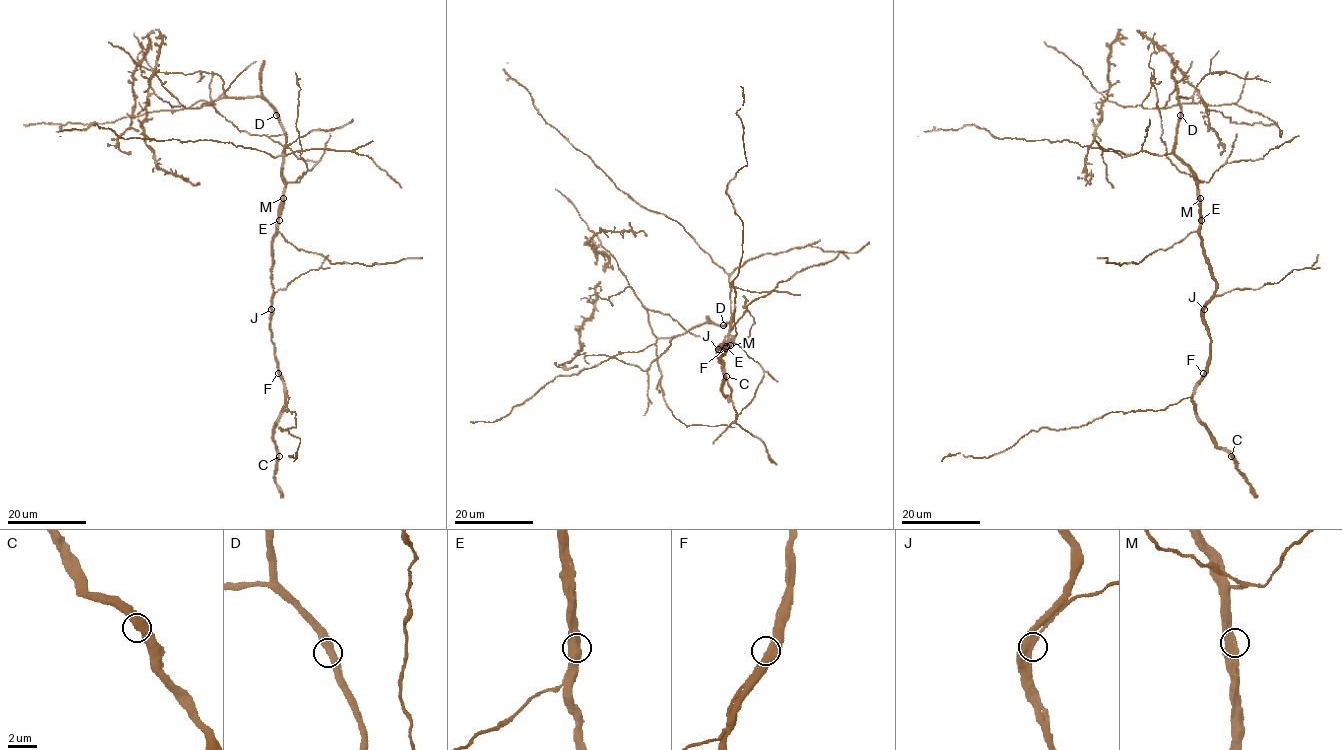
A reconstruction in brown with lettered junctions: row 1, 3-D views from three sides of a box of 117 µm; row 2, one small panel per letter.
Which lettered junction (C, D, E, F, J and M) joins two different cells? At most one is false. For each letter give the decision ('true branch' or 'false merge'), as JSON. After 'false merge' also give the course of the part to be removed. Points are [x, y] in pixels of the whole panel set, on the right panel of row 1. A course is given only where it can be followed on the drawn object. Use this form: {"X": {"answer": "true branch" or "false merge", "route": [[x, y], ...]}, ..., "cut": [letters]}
{"C": {"answer": "true branch"}, "D": {"answer": "true branch"}, "E": {"answer": "true branch"}, "F": {"answer": "true branch"}, "J": {"answer": "true branch"}, "M": {"answer": "true branch"}, "cut": []}

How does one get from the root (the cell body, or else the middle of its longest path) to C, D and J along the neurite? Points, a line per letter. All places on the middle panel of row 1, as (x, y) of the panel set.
C: (724, 345), (719, 347), (719, 360), (718, 349), (721, 355), (732, 337), (720, 352), (726, 376)
D: (724, 345), (732, 341), (729, 339), (732, 321), (723, 326)
J: (724, 345), (719, 347), (719, 360), (718, 349)

